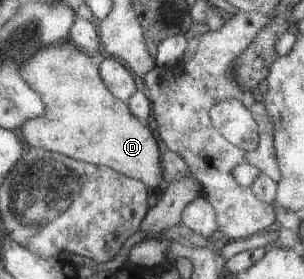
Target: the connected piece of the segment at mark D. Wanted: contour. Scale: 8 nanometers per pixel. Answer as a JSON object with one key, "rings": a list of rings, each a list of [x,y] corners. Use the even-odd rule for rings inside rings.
{"rings":[[[65,40],[41,47],[28,61],[18,66],[21,78],[41,96],[46,106],[44,115],[25,121],[20,126],[19,136],[27,147],[109,167],[157,190],[165,184],[161,144],[155,140],[149,126],[133,116],[127,103],[109,92],[91,57]]]}

